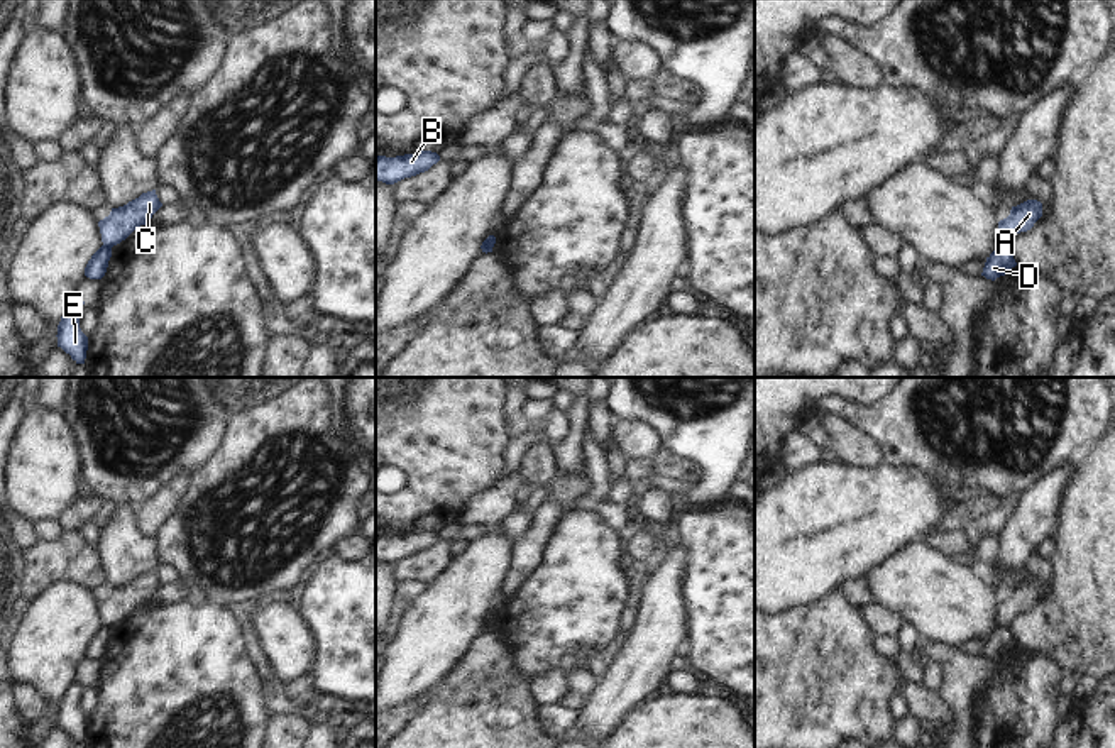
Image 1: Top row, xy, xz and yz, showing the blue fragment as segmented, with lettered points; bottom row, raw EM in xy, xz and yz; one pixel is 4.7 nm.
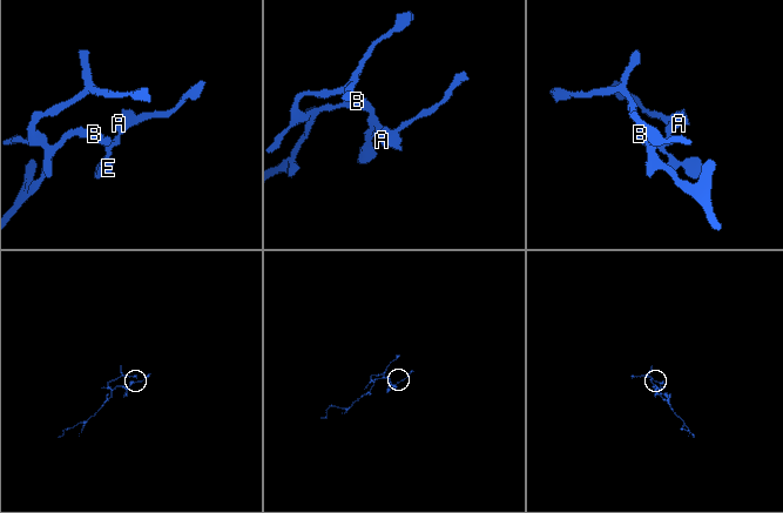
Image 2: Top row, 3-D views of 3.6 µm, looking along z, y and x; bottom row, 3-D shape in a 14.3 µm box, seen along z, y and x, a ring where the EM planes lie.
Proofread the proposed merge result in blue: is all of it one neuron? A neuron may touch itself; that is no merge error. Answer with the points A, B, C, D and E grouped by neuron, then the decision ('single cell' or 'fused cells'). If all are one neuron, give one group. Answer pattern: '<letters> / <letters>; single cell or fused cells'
A C / B D E; fused cells

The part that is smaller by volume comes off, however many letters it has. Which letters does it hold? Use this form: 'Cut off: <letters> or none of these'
Cut off: A, C

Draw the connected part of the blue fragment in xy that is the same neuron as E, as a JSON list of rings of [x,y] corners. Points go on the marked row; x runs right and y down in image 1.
[[[73,300],[58,325],[58,347],[61,347],[76,364],[85,364],[88,337],[80,328],[85,301]]]

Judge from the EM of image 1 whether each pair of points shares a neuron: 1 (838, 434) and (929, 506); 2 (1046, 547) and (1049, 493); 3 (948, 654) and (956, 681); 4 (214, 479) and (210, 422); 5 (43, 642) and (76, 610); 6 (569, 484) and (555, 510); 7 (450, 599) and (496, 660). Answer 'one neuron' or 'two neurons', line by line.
1: two neurons
2: two neurons
3: one neuron
4: two neurons
5: one neuron
6: one neuron
7: two neurons

